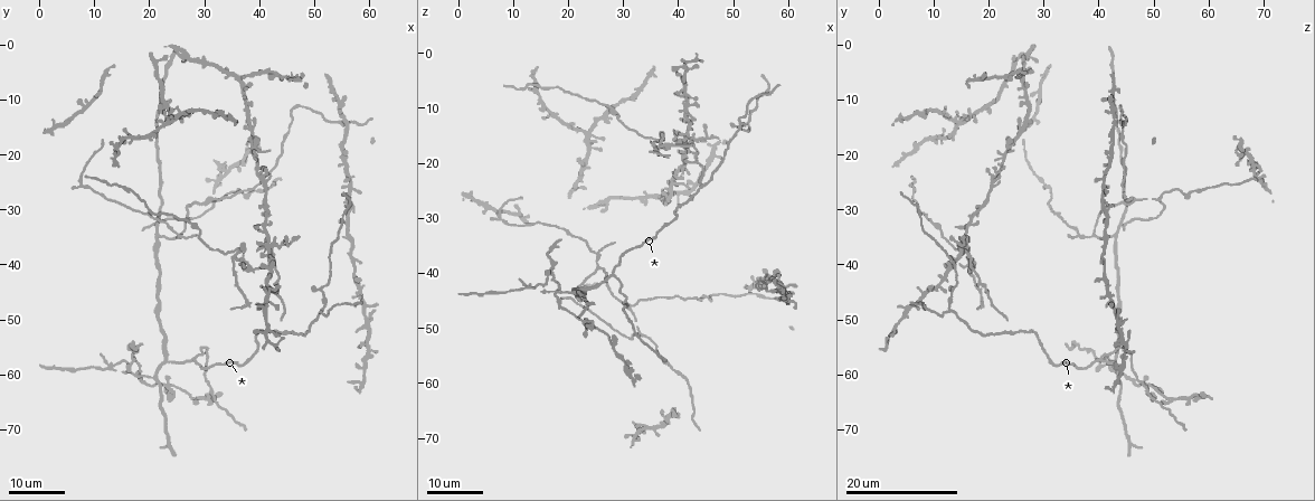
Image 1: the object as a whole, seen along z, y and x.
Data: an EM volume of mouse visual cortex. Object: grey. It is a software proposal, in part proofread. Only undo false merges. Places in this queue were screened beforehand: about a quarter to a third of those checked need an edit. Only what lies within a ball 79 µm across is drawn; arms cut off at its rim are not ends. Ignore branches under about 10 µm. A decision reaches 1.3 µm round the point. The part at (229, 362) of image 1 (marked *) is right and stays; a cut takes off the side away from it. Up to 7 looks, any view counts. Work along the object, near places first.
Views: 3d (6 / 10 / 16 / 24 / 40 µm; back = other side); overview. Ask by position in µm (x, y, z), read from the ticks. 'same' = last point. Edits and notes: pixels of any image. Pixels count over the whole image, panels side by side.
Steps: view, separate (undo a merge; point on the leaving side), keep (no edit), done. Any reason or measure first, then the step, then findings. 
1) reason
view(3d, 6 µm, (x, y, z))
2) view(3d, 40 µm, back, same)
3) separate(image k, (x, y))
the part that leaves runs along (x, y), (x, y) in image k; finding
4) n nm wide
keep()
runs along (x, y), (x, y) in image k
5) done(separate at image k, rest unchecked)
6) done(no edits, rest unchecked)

arms part here
view(3d, 16 µm, (23.0, 57.5, 43.5))

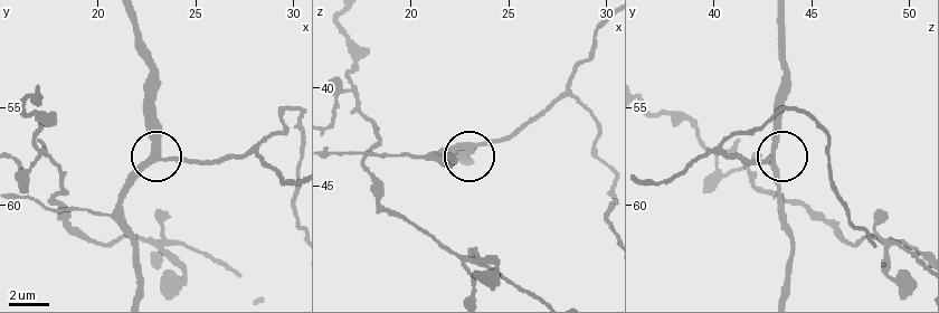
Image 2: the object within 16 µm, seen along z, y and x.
view(3d, 10 µm, (22.9, 57.2, 43.1))

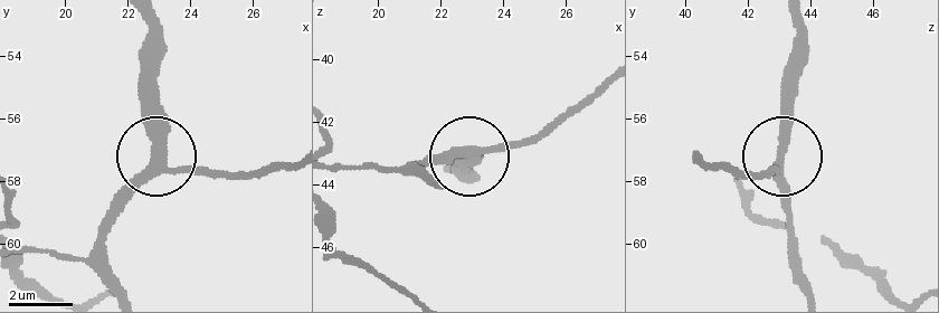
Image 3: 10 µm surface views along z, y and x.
320 nm wide
keep()
runs along (699, 162), (760, 172), (779, 157), (787, 226) in image 3; one cell here

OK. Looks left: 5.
looks like a crossing
view(3d, 16 µm, (21.5, 32.5, 44.0))

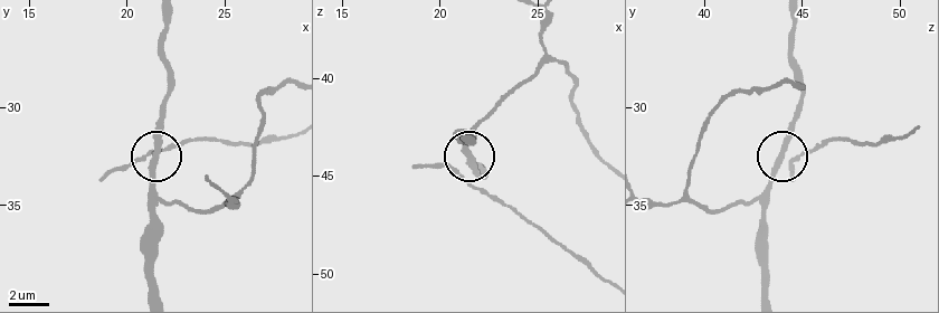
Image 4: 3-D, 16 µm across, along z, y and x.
view(3d, 10 µm, (21.5, 32.7, 44.0))

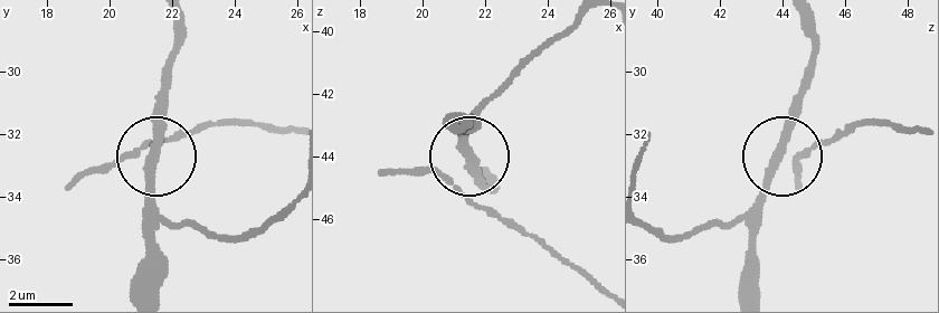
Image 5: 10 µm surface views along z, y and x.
260 nm wide
keep()
all the same cell

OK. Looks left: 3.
sudden change in width
view(3d, 24 µm, (32.0, 28.0, 46.0))

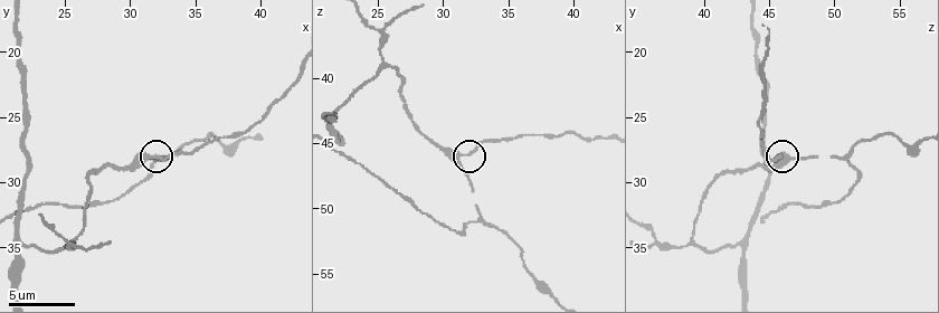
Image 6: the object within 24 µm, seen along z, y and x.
view(3d, 10 µm, (31.6, 28.0, 45.8))

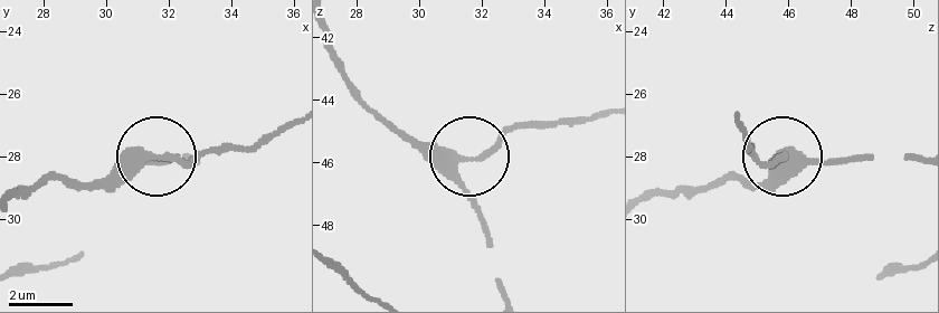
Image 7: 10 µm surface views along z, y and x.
keep()
runs along (334, 60), (401, 133), (465, 157), (527, 125) in image 7; all the same cell

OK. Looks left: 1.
done(no edits, rest unchecked)

